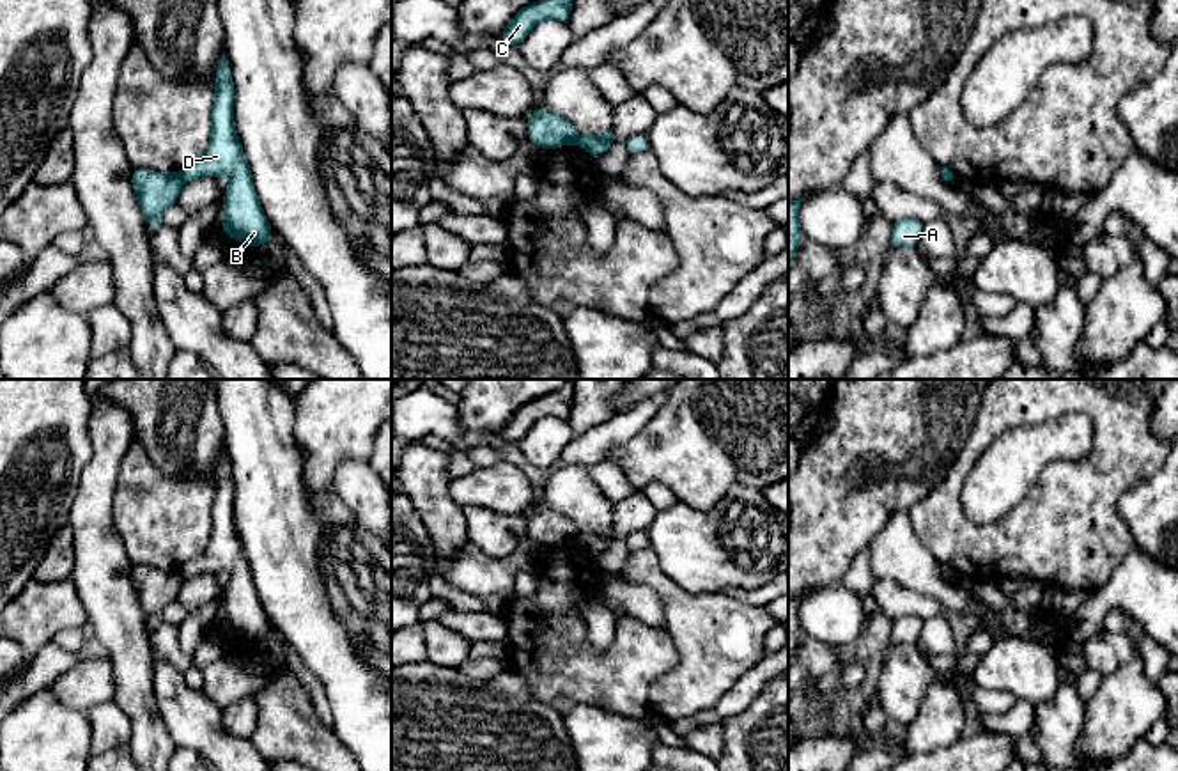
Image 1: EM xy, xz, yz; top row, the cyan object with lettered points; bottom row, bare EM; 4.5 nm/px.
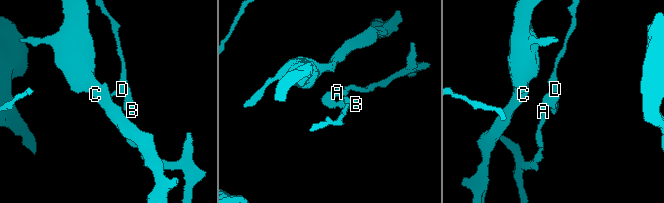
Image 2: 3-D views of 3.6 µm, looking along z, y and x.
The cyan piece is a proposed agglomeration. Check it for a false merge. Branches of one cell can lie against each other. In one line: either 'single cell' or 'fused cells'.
fused cells

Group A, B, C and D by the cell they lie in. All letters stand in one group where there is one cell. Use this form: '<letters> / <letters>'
A / B C D

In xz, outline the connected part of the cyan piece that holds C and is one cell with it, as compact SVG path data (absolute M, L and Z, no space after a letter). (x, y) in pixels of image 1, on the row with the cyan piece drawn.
M540 0L523 7L505 27L500 41L510 46L519 46L523 39L542 19L558 19L567 23L574 0Z

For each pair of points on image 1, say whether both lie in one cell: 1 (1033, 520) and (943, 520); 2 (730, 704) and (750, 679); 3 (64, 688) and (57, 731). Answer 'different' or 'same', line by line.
1: same
2: same
3: different

